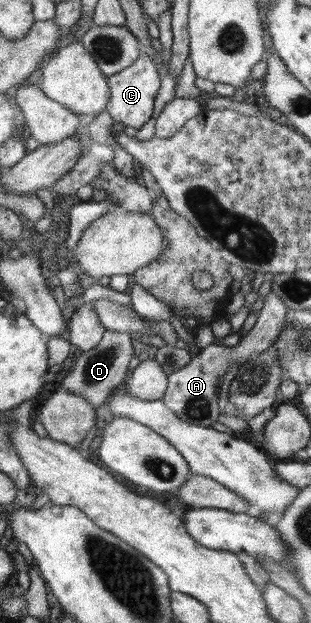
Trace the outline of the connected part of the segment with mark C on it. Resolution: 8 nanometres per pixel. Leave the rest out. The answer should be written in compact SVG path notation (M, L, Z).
M140 53L139 58L131 66L108 77L107 84L110 88L110 99L107 103L106 111L111 116L113 122L139 130L151 119L153 102L160 87L157 70L156 64L145 53Z

